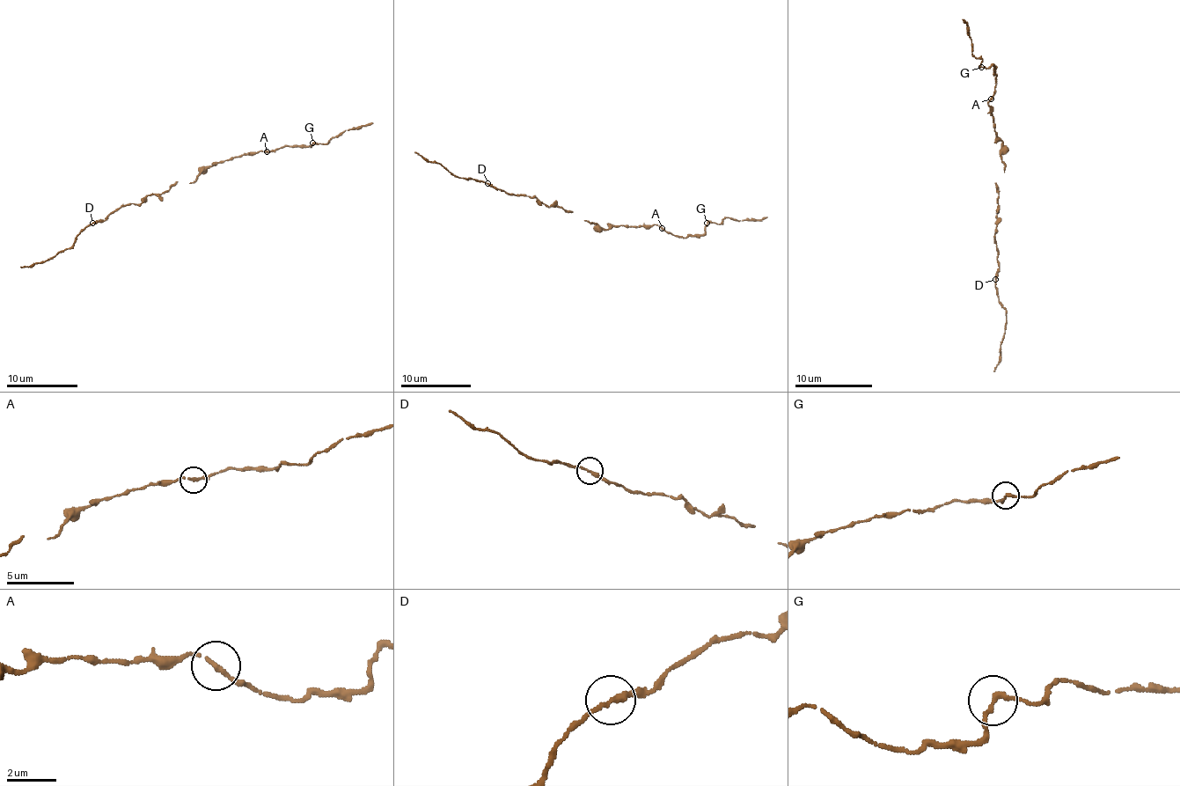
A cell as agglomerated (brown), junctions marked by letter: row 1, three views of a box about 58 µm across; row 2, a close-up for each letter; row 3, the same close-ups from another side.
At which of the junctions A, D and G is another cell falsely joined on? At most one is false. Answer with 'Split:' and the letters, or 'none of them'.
Split: none of them

